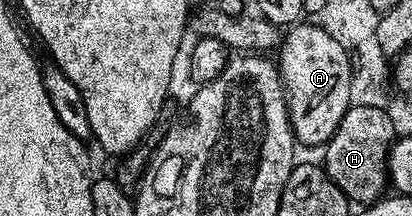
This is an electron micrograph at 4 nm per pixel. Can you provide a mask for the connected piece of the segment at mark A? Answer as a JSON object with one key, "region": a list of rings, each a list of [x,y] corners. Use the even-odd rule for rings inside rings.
{"region":[[[303,20],[298,24],[292,25],[290,29],[283,35],[282,43],[277,51],[277,65],[279,68],[279,77],[283,80],[283,88],[287,95],[287,115],[291,121],[291,131],[295,134],[296,143],[302,144],[303,142],[307,146],[316,146],[316,148],[322,147],[333,136],[333,132],[337,132],[337,124],[341,124],[341,120],[345,116],[345,112],[350,108],[350,82],[352,72],[352,59],[348,56],[337,40],[333,40],[333,36],[329,32],[322,29],[318,24],[312,24],[310,21]]]}

